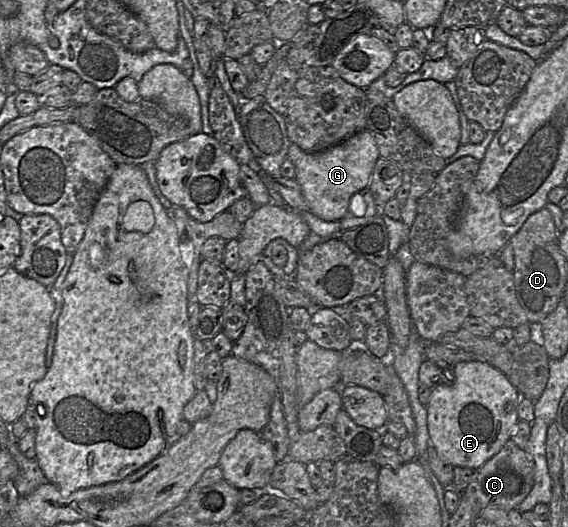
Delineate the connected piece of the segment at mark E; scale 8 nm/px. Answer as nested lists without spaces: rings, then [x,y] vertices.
[[[458,362],[451,370],[453,384],[434,387],[426,406],[430,442],[444,462],[476,470],[511,439],[519,421],[517,406],[522,396],[503,373],[486,362]]]

